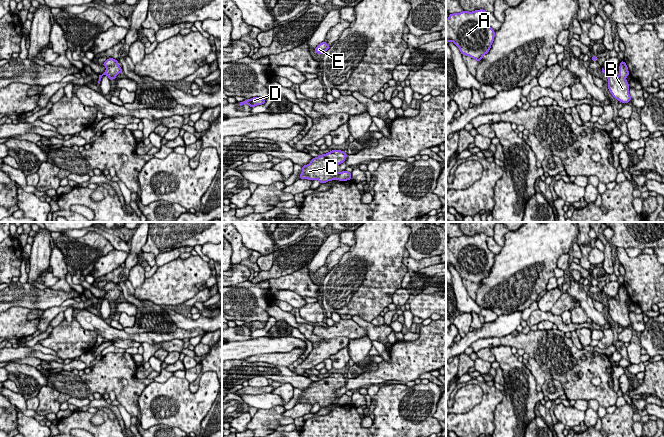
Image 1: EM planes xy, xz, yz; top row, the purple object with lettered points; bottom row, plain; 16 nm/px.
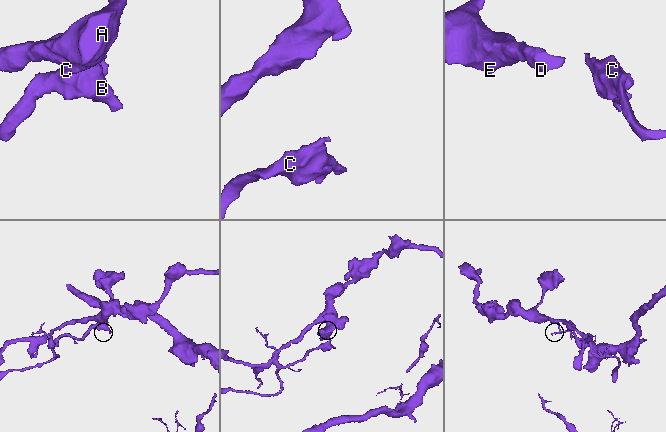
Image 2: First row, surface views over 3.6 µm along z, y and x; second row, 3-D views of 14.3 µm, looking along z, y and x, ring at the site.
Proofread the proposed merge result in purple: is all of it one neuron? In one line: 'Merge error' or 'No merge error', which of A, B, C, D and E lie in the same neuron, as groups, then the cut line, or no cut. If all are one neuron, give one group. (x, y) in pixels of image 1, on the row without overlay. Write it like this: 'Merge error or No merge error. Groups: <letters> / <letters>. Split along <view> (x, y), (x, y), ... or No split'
No merge error. Groups: A B C D E. No split

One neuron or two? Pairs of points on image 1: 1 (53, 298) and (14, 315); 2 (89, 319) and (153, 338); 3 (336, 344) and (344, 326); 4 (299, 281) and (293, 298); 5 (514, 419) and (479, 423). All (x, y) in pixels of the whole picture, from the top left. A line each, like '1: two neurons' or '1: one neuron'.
1: two neurons
2: one neuron
3: two neurons
4: two neurons
5: two neurons

